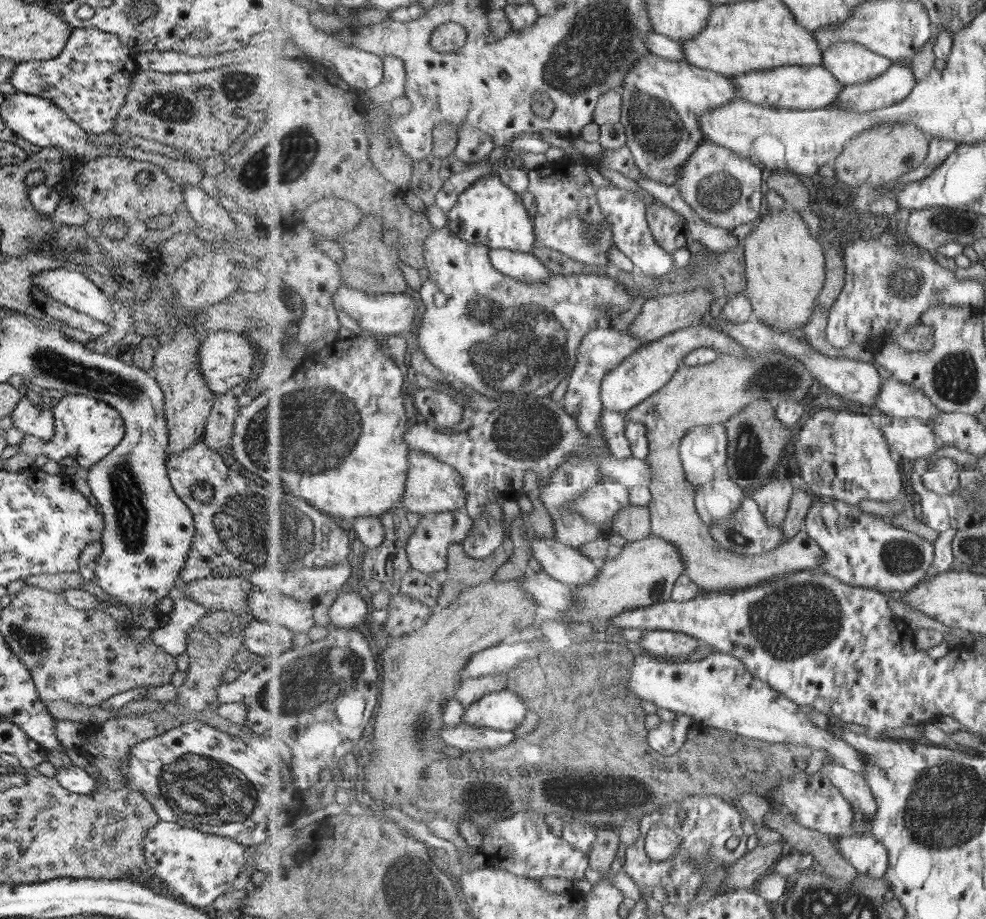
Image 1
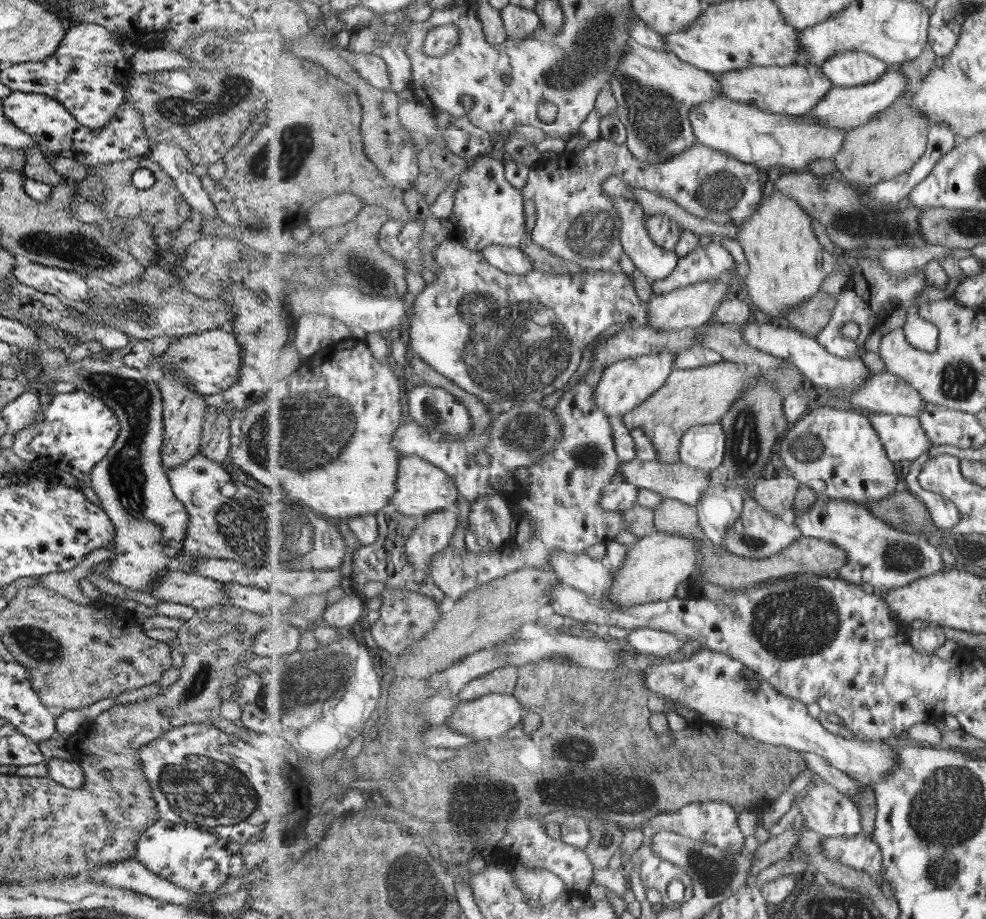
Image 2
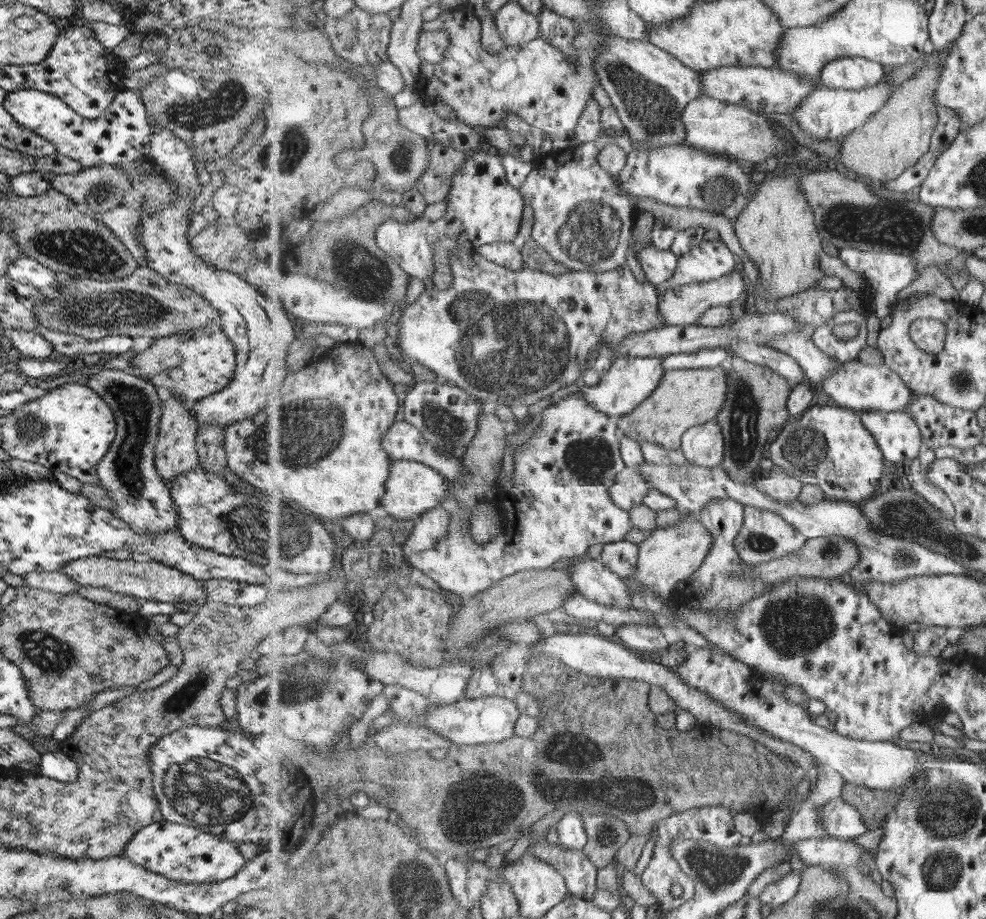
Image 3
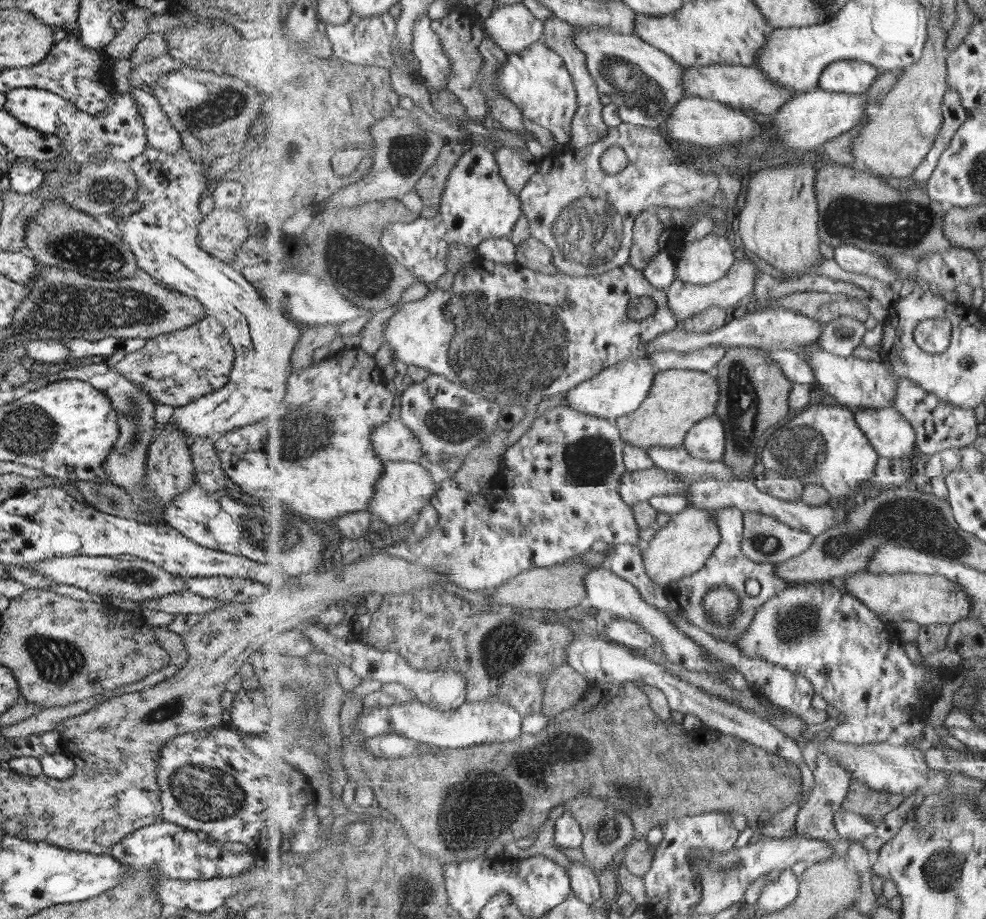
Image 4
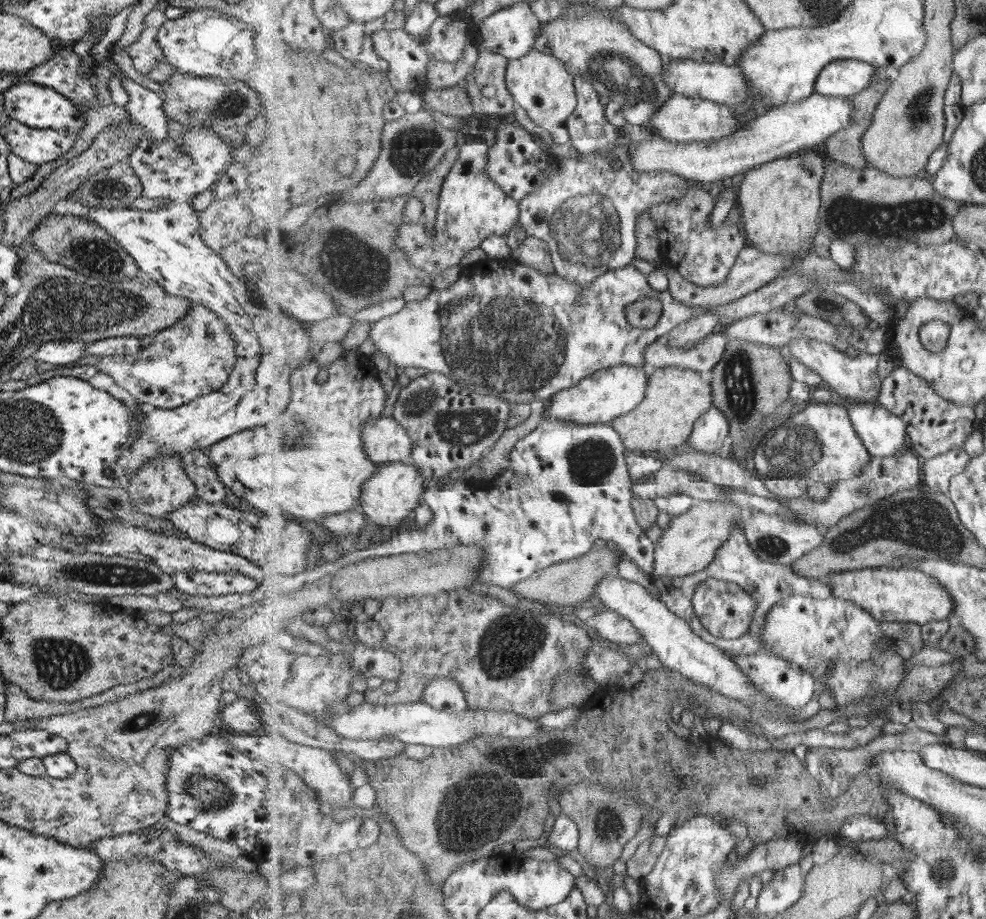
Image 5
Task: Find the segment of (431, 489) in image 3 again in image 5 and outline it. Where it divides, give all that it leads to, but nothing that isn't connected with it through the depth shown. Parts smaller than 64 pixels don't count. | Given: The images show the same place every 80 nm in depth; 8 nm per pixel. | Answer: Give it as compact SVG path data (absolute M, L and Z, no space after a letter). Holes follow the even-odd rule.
M410 462L383 463L377 468L377 474L373 474L364 484L360 494L360 505L368 520L372 520L377 527L385 530L398 529L401 522L415 512L421 504L421 496L427 490L426 480L421 471Z

